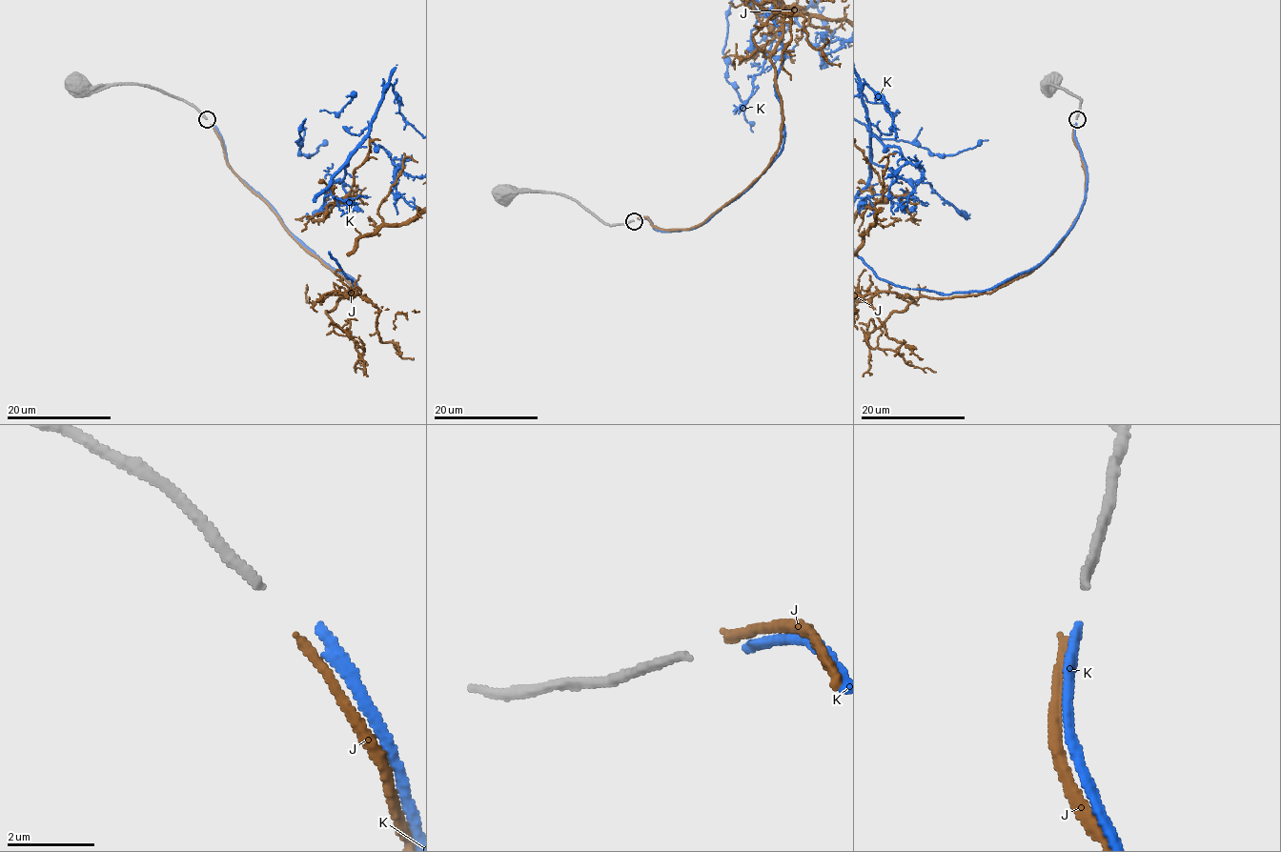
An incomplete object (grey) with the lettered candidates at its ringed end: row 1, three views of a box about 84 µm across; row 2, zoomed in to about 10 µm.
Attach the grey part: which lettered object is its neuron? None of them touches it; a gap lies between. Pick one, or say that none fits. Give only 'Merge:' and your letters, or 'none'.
Merge: none

